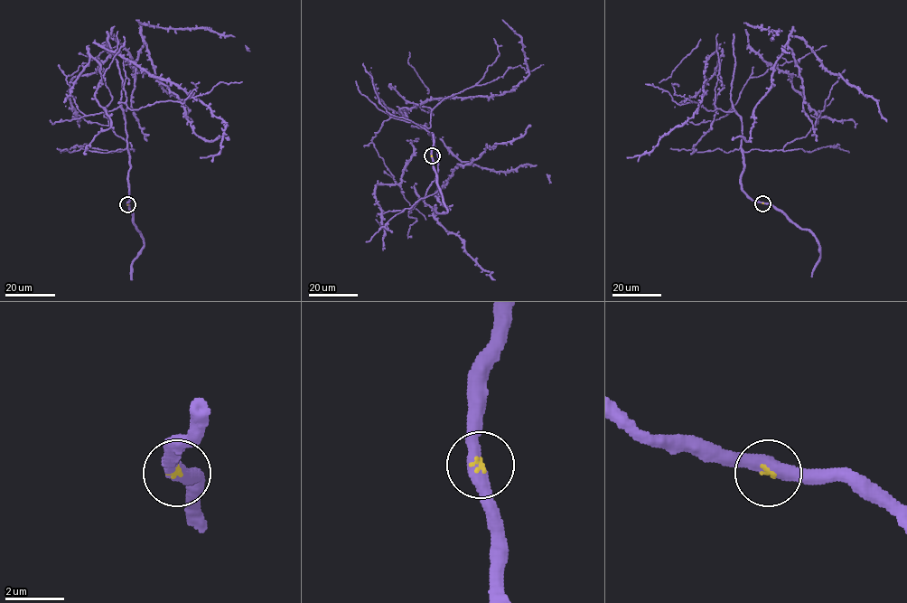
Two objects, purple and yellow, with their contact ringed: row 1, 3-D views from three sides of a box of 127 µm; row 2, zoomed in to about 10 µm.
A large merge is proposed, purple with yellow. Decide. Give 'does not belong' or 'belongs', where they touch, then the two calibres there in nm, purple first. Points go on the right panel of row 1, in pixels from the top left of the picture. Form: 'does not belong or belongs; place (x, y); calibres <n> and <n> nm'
belongs; place (762, 203); calibres 460 and 90 nm

